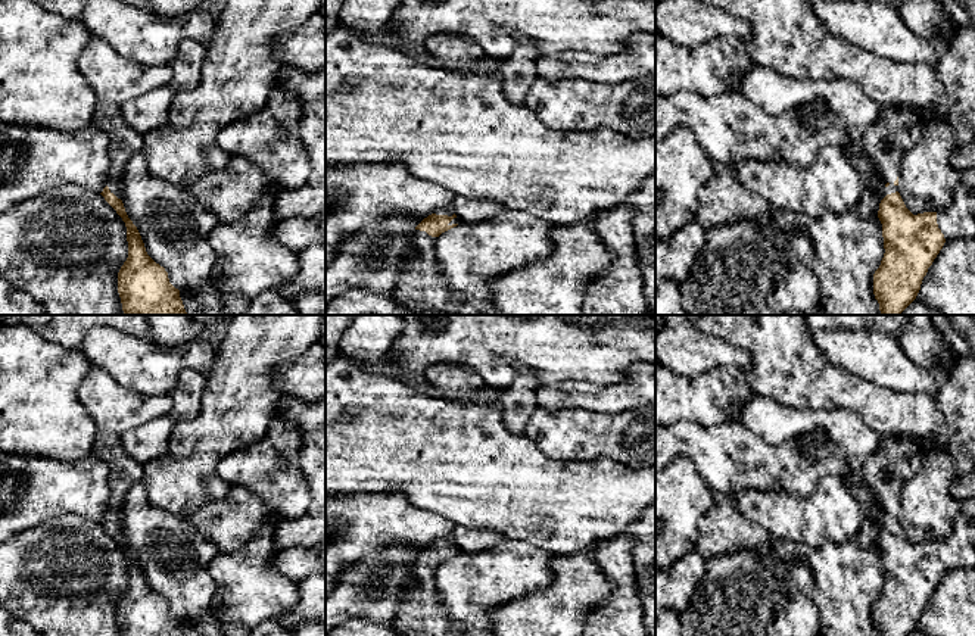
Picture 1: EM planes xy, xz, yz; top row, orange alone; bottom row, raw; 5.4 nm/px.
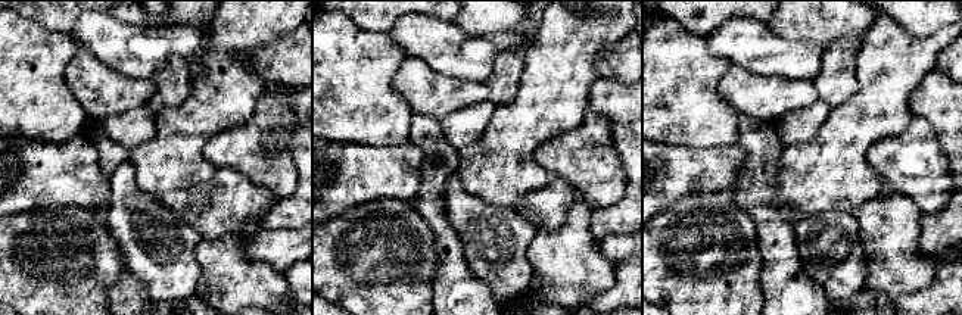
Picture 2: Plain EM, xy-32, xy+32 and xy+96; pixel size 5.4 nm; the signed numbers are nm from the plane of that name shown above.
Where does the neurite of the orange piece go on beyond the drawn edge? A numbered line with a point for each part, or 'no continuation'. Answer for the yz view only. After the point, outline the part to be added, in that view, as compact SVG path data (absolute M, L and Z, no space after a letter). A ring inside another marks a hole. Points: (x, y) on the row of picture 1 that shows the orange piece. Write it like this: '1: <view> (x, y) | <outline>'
1: yz (958, 220) | M975 168L960 172L953 200L937 212L937 224L946 241L975 237Z

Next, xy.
1: xy (125, 142) | M99 100L93 124L110 138L110 172L108 187L118 199L122 196L122 175L128 159L143 149L143 134L133 130L122 116L121 105Z

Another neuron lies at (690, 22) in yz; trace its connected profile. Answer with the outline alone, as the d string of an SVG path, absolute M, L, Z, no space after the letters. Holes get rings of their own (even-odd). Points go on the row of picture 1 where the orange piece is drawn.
M657 0L655 31L675 44L694 47L726 35L745 40L751 26L700 0Z

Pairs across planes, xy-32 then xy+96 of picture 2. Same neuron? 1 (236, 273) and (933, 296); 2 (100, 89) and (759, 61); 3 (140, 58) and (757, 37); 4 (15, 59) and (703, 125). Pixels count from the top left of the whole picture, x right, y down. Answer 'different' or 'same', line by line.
1: different
2: different
3: same
4: same

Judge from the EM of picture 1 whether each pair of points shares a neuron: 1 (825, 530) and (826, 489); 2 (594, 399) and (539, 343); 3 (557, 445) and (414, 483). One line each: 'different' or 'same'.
1: same
2: different
3: different

